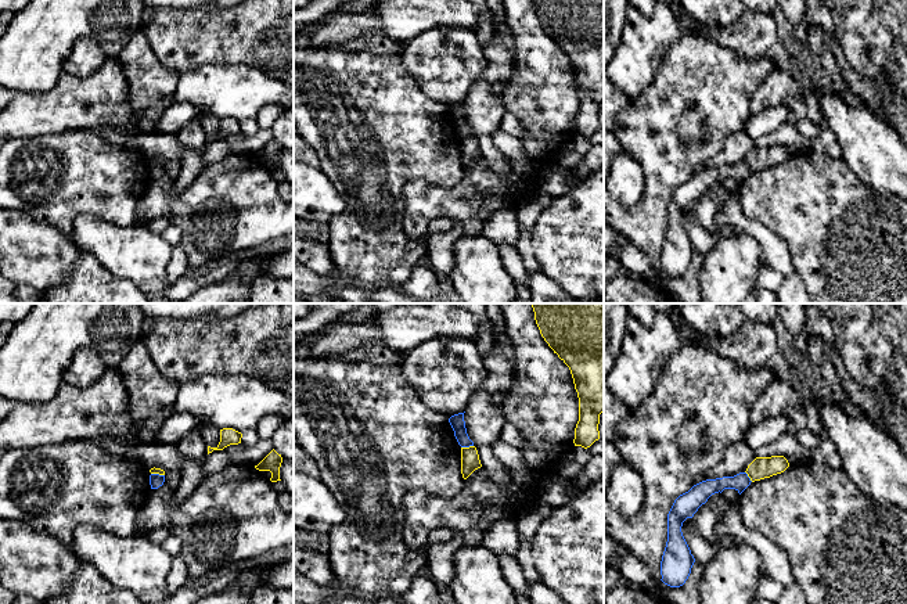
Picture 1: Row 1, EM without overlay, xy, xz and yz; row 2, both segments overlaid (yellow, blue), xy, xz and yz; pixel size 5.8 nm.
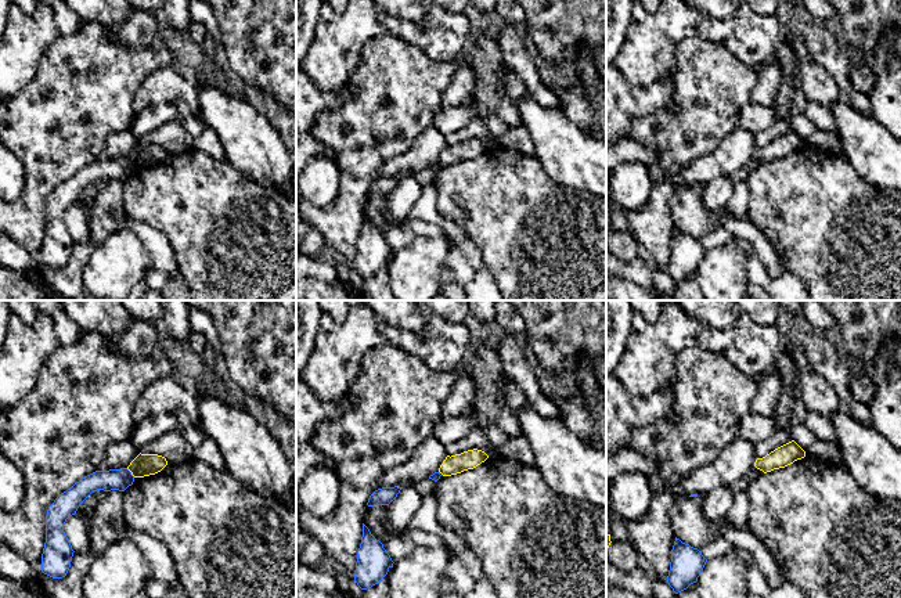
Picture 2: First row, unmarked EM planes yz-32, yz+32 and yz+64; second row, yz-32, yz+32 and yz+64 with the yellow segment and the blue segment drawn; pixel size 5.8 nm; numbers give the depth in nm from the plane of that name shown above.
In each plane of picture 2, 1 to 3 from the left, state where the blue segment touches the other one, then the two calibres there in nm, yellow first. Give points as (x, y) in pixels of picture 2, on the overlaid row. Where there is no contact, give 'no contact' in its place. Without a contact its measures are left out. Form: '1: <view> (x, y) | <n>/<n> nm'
1: yz-32 (130, 471) | 130/130 nm
2: no contact
3: no contact

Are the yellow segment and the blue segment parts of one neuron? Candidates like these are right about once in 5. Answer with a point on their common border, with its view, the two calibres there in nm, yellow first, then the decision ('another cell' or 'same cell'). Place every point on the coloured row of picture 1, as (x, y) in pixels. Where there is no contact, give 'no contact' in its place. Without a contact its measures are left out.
xz (467, 448) | 110/90 nm | another cell

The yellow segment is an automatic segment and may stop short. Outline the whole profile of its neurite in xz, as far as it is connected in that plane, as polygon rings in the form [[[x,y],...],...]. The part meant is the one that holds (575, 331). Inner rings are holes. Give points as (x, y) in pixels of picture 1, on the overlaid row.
[[[532,303],[541,337],[569,367],[579,398],[575,446],[590,447],[600,439],[600,414],[604,413],[604,303]]]

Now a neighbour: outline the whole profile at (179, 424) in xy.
[[[173,413],[163,421],[154,443],[177,445],[179,441],[194,429],[199,429],[204,420],[188,413]]]

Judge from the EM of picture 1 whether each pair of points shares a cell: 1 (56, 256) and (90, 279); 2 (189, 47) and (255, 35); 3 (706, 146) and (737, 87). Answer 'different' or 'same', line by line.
1: different
2: same
3: same

